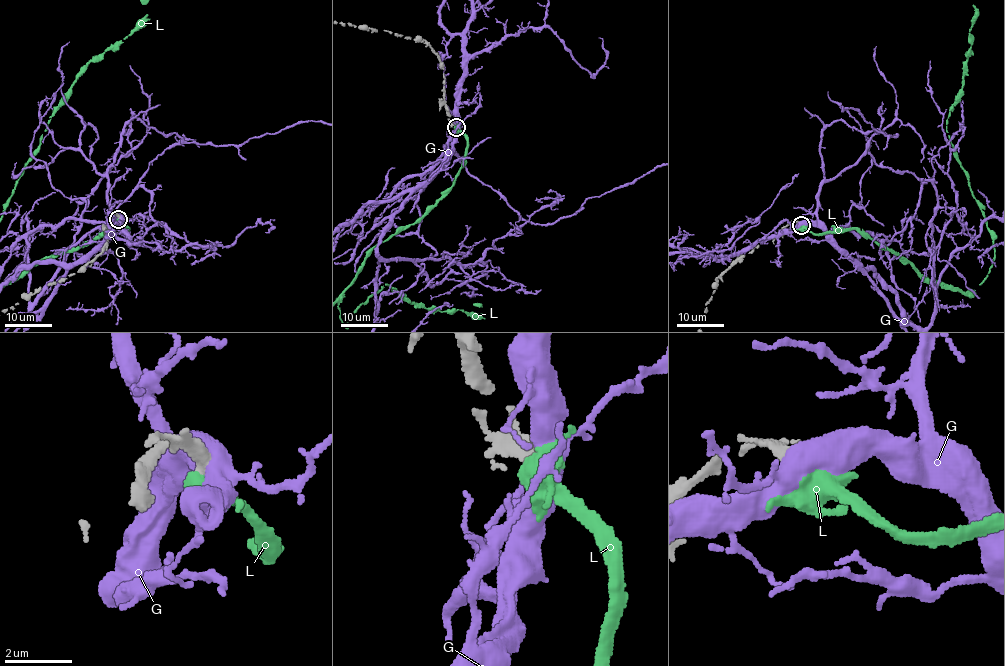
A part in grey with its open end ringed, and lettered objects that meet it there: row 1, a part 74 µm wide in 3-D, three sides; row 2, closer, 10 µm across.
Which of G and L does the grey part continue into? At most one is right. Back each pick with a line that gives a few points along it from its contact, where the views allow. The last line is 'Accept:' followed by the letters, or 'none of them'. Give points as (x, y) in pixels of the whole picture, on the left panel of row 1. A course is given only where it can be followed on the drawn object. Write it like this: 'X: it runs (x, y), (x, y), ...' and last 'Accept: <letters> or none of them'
Accept: L

